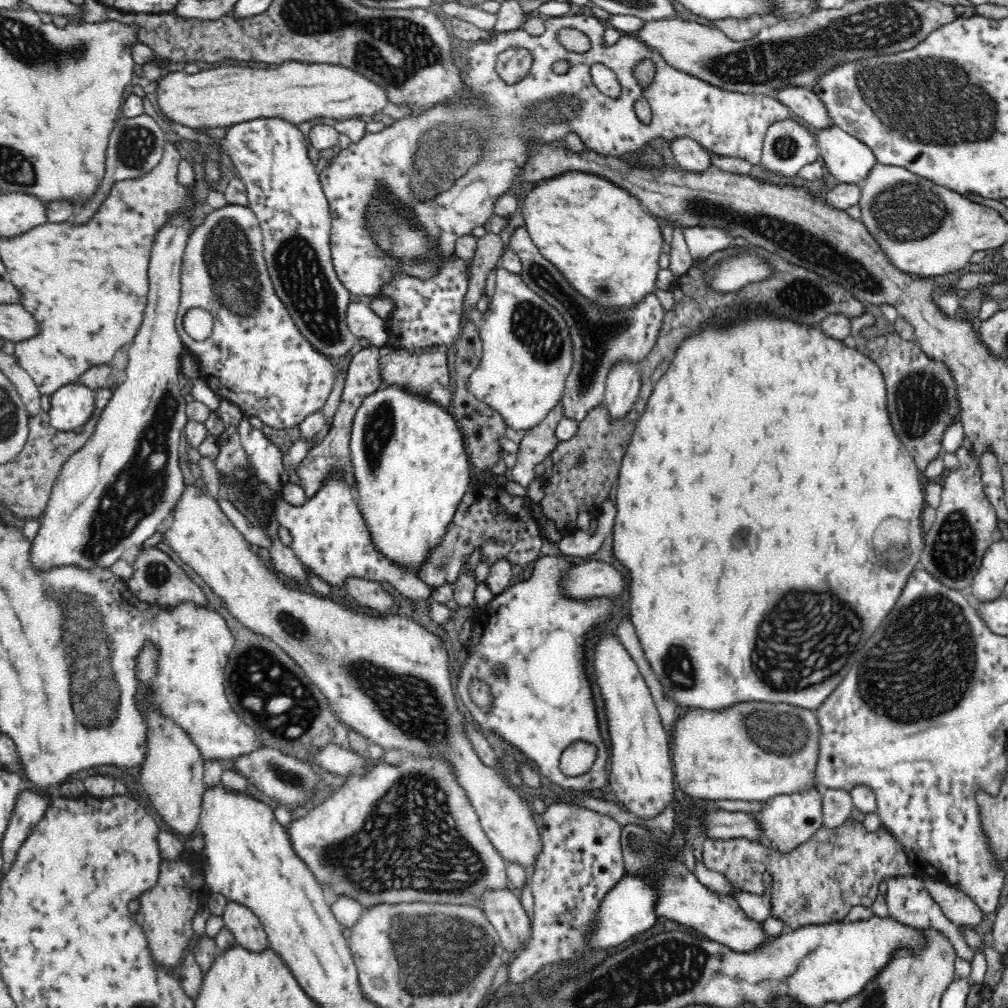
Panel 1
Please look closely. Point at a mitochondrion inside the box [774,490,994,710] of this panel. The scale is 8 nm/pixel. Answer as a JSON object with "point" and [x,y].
{"point":[953,554]}

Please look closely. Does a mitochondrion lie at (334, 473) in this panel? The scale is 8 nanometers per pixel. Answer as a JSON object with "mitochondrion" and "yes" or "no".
{"mitochondrion":"no"}

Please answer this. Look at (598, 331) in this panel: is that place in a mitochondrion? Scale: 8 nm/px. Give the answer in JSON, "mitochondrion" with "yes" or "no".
{"mitochondrion":"yes"}

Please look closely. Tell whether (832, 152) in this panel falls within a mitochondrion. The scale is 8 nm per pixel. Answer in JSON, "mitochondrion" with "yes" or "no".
{"mitochondrion":"no"}

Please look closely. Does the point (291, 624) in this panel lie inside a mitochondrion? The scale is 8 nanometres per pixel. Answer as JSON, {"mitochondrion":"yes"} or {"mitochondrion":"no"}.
{"mitochondrion":"yes"}

